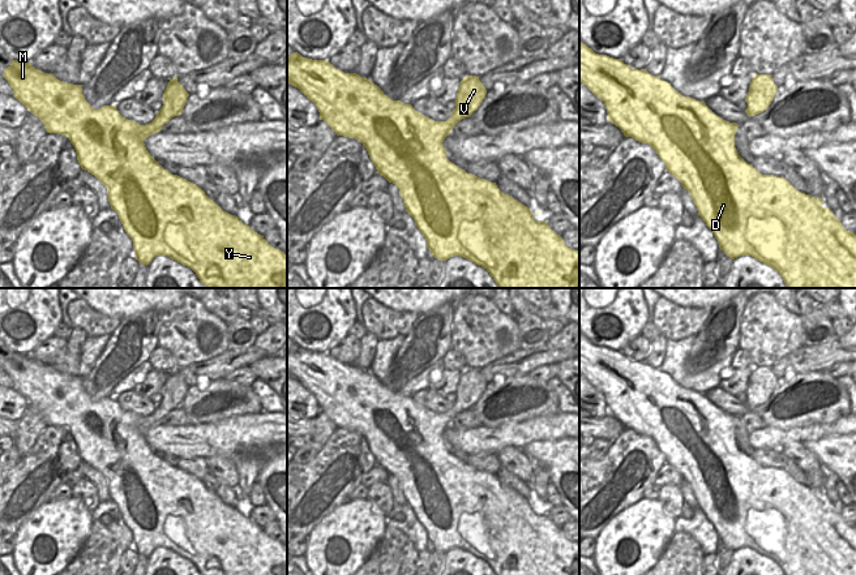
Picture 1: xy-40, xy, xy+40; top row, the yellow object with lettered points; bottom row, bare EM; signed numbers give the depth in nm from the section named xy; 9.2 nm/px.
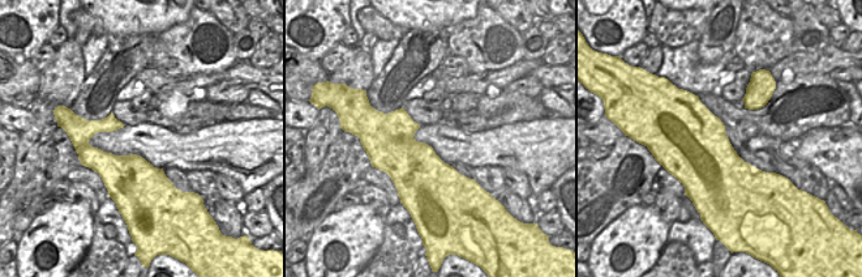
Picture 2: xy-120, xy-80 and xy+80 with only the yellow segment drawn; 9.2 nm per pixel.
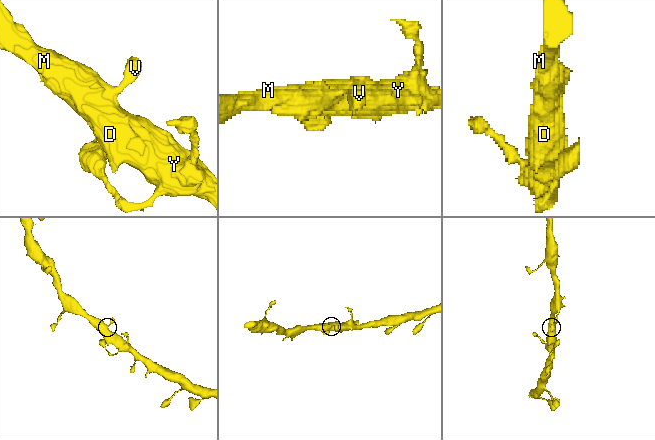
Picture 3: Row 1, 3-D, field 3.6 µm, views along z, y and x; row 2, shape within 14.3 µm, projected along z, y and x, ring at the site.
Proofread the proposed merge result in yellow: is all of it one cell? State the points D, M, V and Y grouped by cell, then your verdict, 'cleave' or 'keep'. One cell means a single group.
D M V Y; keep

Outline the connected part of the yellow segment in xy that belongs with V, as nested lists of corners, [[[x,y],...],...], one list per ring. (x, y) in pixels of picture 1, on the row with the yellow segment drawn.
[[[298,52],[287,57],[287,83],[298,87],[314,103],[320,120],[326,121],[337,136],[363,143],[377,173],[398,186],[406,211],[414,218],[435,258],[445,262],[453,256],[463,257],[485,269],[500,288],[579,288],[579,250],[568,248],[547,222],[536,222],[527,206],[504,194],[496,183],[467,173],[446,158],[442,145],[445,137],[458,121],[478,110],[487,94],[479,77],[466,76],[461,81],[455,108],[446,121],[435,121],[415,111],[411,104],[390,99],[368,78],[344,73],[328,60],[312,60]]]

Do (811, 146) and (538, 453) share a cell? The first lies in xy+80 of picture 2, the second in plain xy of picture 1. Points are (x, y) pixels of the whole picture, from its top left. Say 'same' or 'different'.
same

